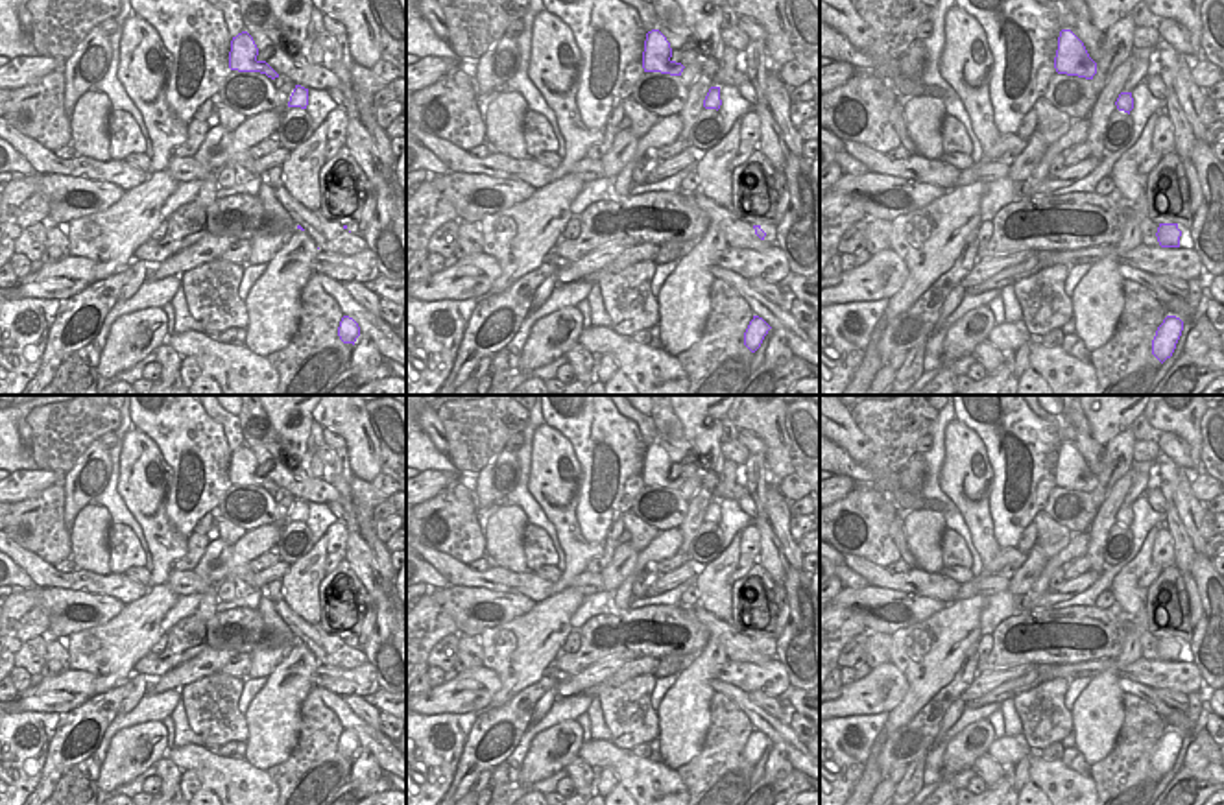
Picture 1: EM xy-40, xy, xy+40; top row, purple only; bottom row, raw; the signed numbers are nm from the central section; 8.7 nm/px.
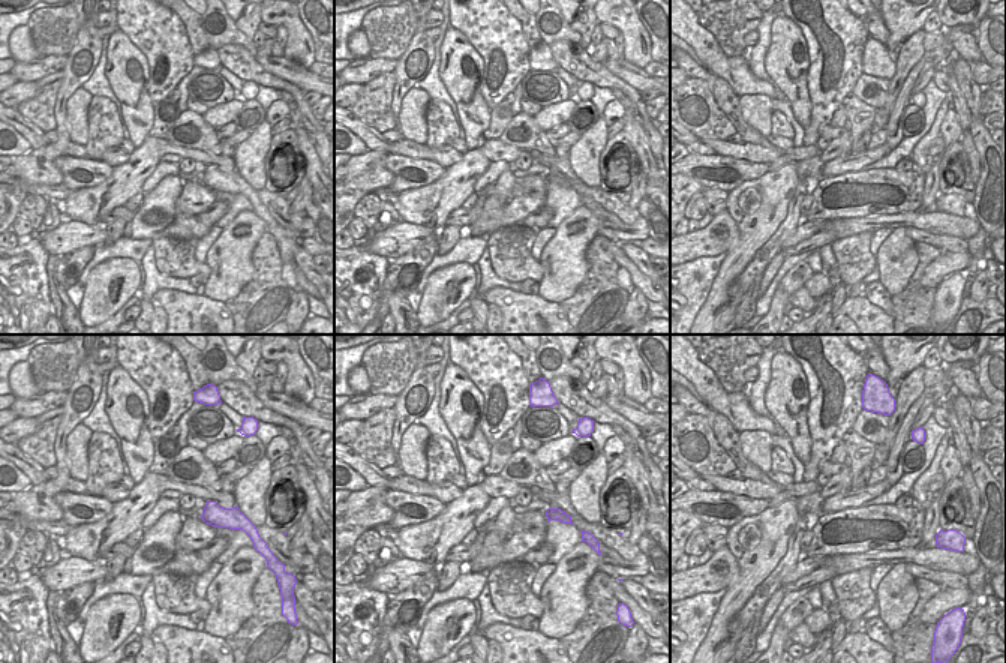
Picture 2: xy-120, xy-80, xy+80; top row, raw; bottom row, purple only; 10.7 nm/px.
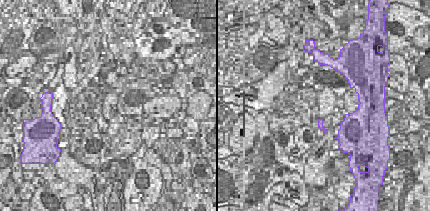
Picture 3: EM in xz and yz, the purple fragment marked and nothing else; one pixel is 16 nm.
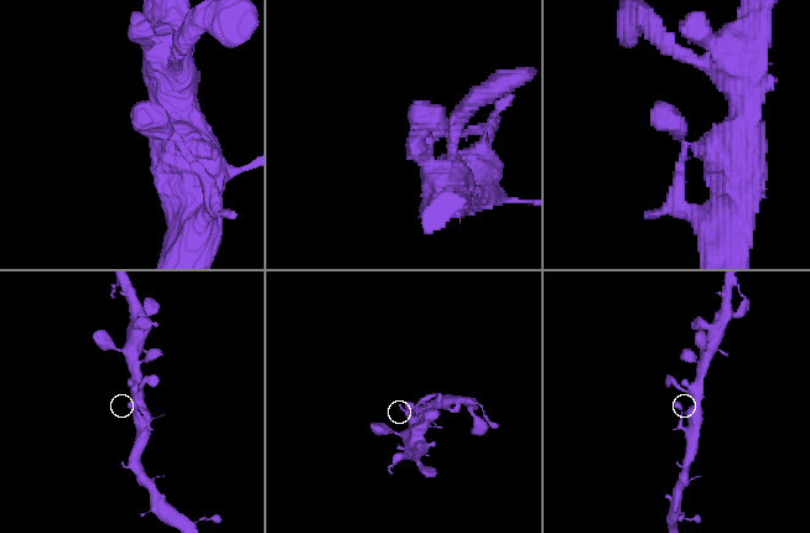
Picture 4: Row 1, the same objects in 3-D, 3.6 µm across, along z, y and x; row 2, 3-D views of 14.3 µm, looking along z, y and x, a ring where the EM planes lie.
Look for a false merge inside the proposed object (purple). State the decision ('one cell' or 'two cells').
one cell

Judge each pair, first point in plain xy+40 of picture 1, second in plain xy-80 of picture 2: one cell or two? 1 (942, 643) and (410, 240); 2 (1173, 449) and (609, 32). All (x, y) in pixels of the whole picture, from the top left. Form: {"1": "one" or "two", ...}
{"1": "two", "2": "one"}

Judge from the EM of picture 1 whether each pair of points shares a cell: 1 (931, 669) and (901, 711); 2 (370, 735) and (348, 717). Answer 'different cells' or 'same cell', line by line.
1: same cell
2: same cell

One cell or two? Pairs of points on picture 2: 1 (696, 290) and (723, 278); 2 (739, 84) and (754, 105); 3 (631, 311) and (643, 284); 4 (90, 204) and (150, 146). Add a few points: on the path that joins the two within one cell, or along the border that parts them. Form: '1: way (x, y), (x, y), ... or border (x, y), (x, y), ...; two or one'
1: border (727, 254), (706, 300), (694, 315); two
2: border (739, 96), (768, 95), (771, 98); two
3: border (634, 285), (648, 299); two
4: way (107, 189), (113, 189), (140, 162); one

